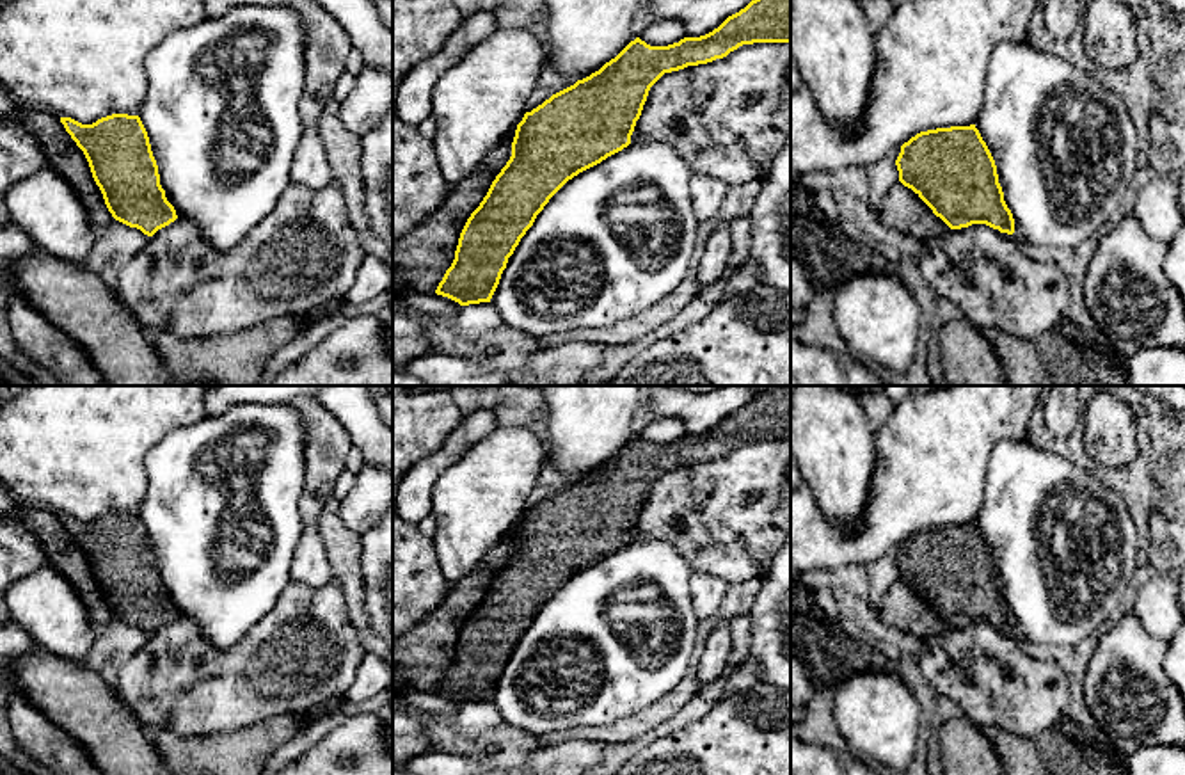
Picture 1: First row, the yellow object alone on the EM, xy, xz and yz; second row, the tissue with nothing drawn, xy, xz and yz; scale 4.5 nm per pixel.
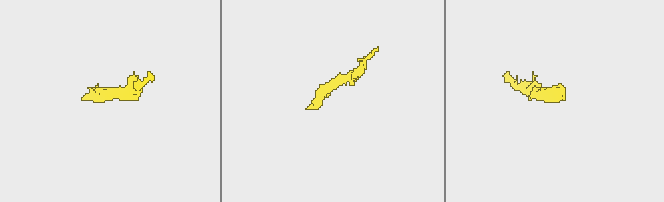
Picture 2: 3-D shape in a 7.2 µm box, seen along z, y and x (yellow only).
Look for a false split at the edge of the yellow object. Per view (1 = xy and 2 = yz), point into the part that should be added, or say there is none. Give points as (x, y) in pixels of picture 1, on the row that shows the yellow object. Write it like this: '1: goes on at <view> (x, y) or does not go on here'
1: does not go on here
2: does not go on here

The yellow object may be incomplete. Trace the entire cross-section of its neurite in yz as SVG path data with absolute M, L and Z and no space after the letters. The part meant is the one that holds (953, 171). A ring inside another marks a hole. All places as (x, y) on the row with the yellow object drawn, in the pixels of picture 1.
M975 124L920 132L901 146L899 181L950 229L986 224L1014 233L995 160Z

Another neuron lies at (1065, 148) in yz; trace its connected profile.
M1027 41L998 43L988 62L984 101L975 128L995 160L1004 201L1014 219L1014 240L1073 249L1119 217L1137 171L1137 132L1123 100L1084 66L1039 52Z

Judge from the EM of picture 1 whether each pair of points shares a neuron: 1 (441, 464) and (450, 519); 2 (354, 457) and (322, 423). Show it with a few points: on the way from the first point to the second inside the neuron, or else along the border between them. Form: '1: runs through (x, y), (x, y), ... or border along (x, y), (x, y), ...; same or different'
1: border along (473, 445), (436, 482), (434, 502), (429, 512); different
2: border along (352, 447), (343, 466); different

